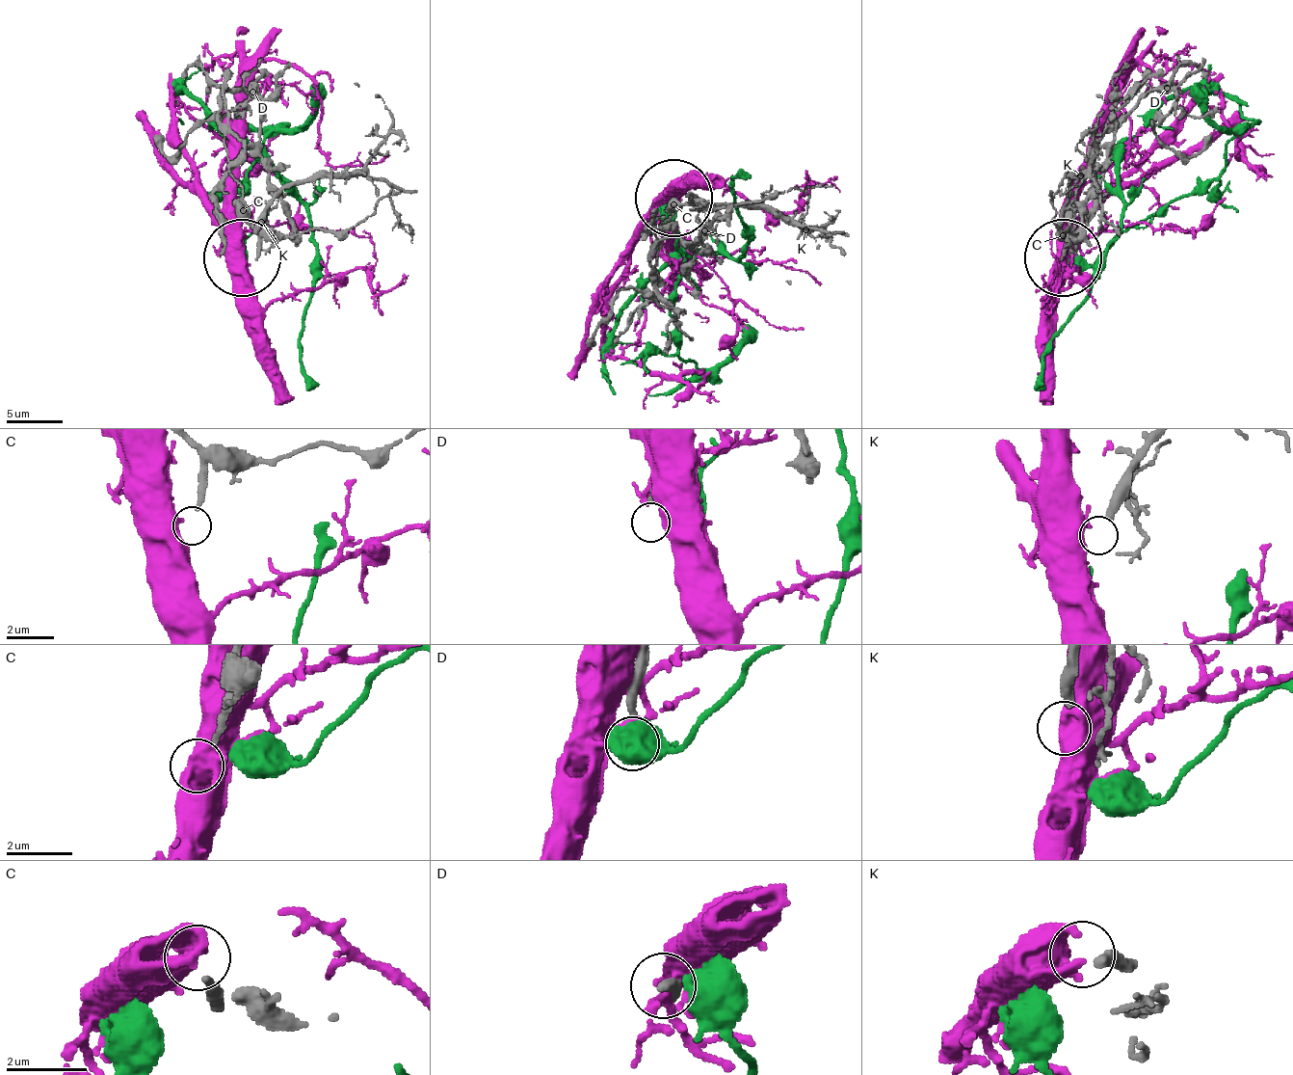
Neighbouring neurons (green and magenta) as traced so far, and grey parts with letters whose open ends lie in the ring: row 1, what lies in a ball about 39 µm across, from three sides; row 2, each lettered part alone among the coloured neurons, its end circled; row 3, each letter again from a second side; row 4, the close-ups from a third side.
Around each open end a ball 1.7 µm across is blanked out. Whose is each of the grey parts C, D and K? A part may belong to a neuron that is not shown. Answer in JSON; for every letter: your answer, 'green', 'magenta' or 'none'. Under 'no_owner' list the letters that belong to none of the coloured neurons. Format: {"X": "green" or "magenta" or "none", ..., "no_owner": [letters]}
{"C": "none", "D": "none", "K": "magenta", "no_owner": ["C", "D"]}

